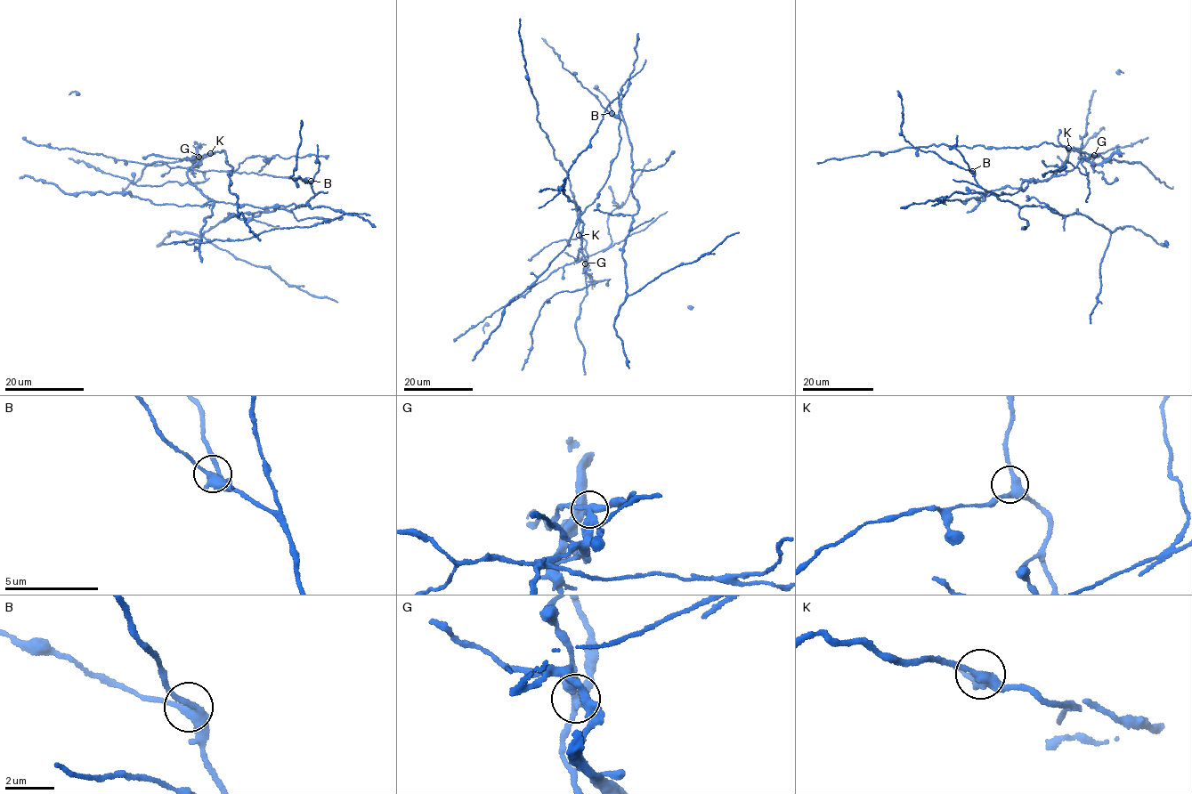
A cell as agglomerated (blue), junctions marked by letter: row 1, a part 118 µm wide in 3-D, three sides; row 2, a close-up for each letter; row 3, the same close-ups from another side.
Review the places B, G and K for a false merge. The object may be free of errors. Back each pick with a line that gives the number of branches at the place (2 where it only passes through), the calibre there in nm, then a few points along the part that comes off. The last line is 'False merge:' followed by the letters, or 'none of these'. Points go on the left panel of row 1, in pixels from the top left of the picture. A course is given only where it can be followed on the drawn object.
G: 3 branches meet; 320 nm thick; foreign part runs (198, 157), (189, 166), (190, 182), (211, 200), (266, 208), (293, 204), (322, 206), (362, 217), (376, 227)
False merge: G

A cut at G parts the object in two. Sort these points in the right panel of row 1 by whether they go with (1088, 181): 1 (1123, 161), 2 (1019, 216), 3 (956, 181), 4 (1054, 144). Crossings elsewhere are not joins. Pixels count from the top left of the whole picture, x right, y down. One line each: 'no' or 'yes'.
1: no
2: no
3: no
4: no

